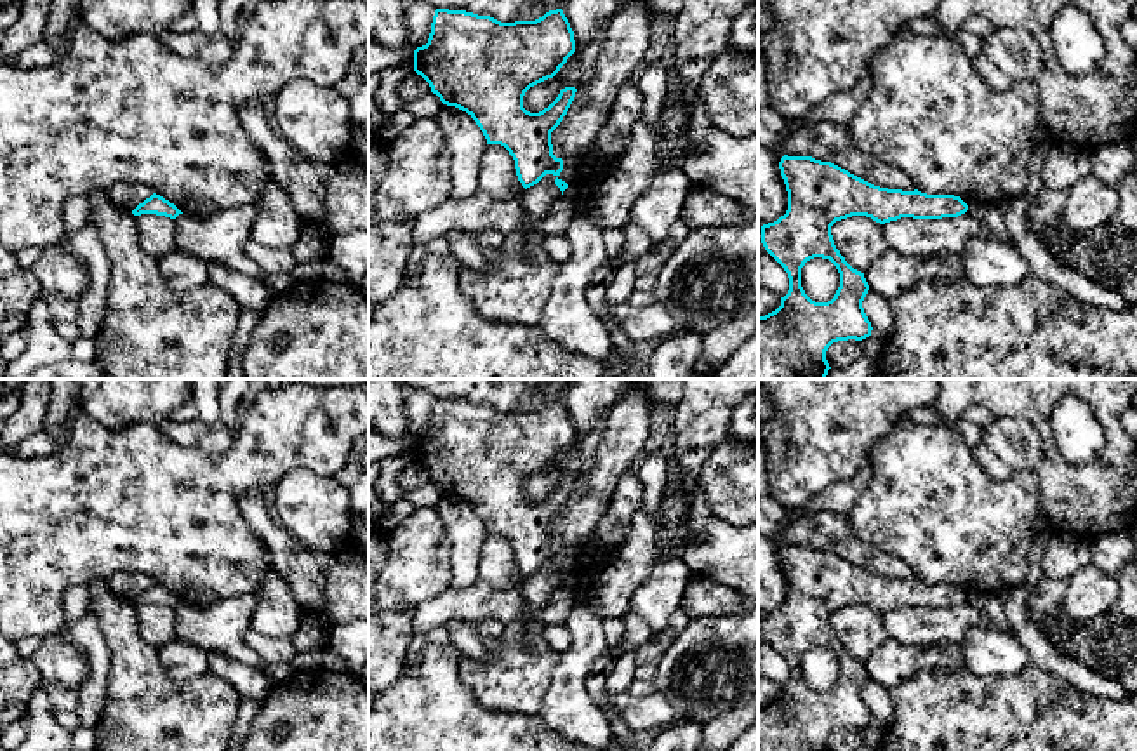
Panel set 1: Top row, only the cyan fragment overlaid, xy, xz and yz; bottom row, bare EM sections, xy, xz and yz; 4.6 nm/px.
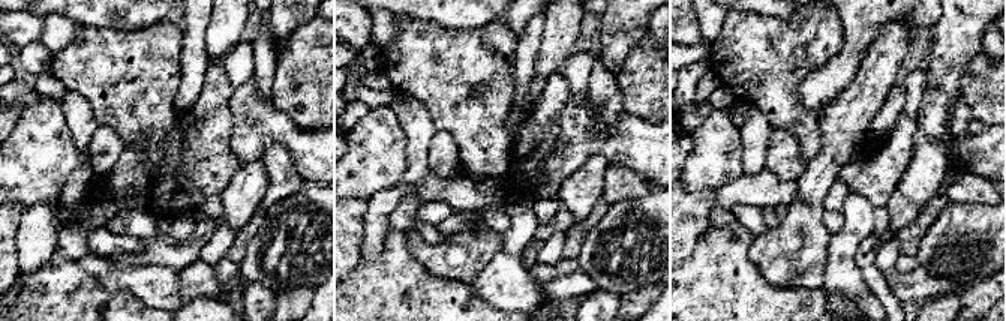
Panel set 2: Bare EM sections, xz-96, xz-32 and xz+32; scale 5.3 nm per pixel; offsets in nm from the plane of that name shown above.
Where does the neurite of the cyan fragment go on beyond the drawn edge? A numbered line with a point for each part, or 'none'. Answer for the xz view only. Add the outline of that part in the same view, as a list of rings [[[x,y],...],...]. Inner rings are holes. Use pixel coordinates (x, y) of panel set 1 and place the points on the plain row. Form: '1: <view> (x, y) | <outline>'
none

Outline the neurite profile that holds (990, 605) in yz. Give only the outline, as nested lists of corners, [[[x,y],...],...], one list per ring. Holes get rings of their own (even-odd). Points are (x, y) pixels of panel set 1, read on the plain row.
[[[977,593],[968,596],[967,601],[989,621],[991,628],[1012,633],[1003,612],[1001,596],[993,593]]]

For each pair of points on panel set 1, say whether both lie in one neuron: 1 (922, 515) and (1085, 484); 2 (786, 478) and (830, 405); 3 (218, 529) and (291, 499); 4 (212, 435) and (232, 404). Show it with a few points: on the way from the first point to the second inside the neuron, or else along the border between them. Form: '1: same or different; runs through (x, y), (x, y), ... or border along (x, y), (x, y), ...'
1: different; border along (1035, 471), (1043, 510)
2: same; runs through (802, 461), (817, 433), (817, 423)
3: different; border along (292, 468), (277, 484), (268, 503)
4: different; border along (219, 419), (233, 433)

